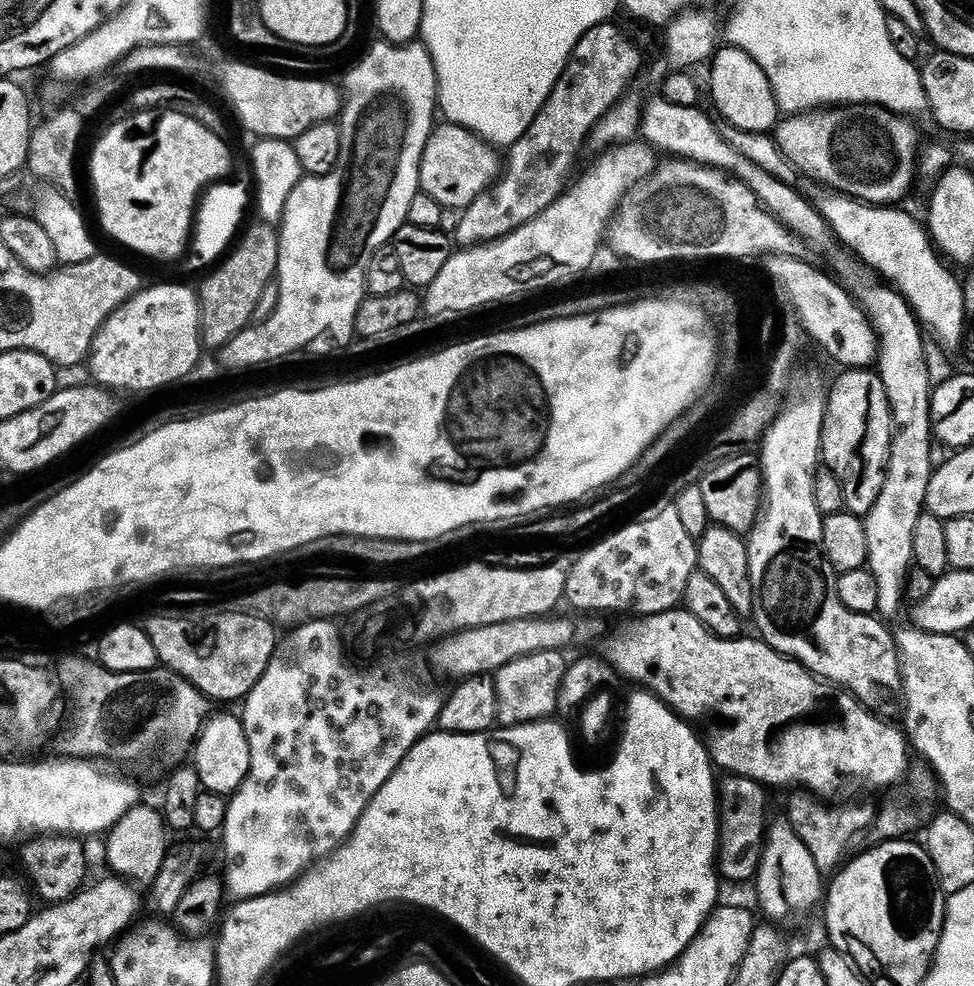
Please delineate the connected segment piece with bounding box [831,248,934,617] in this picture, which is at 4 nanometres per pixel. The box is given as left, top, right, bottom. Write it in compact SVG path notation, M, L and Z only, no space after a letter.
M837 249L832 254L831 271L842 279L846 290L860 305L875 332L879 349L876 368L886 386L887 400L891 406L892 438L886 481L878 500L862 520L868 551L866 567L878 582L879 611L885 612L883 615L888 617L894 615L900 603L906 600L906 585L914 567L914 526L918 526L918 518L926 511L926 490L934 471L934 385L928 372L928 346L914 310L898 290L883 283L872 283L863 274L863 267L845 249Z

